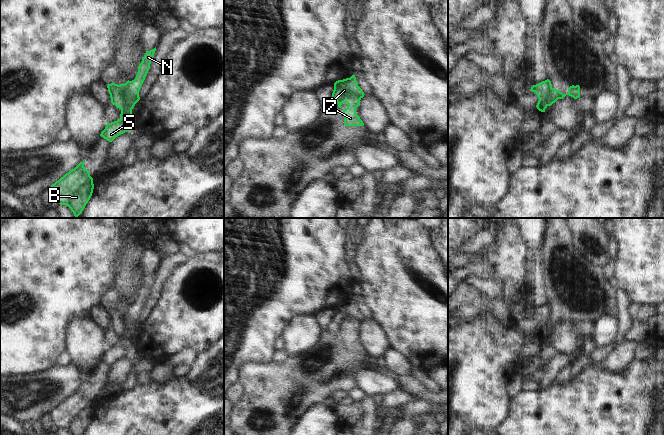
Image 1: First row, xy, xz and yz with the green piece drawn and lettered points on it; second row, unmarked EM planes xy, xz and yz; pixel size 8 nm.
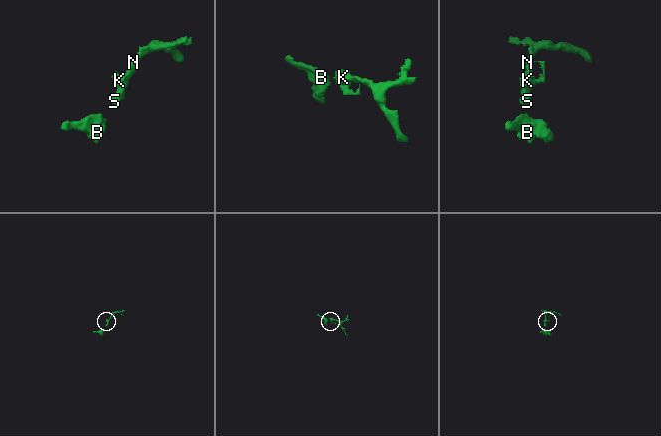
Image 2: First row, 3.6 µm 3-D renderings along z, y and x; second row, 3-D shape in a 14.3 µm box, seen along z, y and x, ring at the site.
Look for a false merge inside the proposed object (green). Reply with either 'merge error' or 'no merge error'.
merge error

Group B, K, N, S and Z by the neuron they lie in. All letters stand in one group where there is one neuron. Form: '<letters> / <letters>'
B N S / K Z

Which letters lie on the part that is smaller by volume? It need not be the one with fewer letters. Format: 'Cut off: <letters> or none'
Cut off: K, Z

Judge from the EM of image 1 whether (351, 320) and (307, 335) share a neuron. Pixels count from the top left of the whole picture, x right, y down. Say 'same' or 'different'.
different

